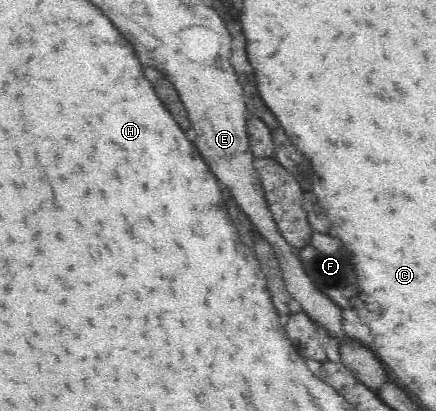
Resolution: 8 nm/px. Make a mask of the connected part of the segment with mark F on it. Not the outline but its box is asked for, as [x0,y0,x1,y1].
[297,232,359,311]

